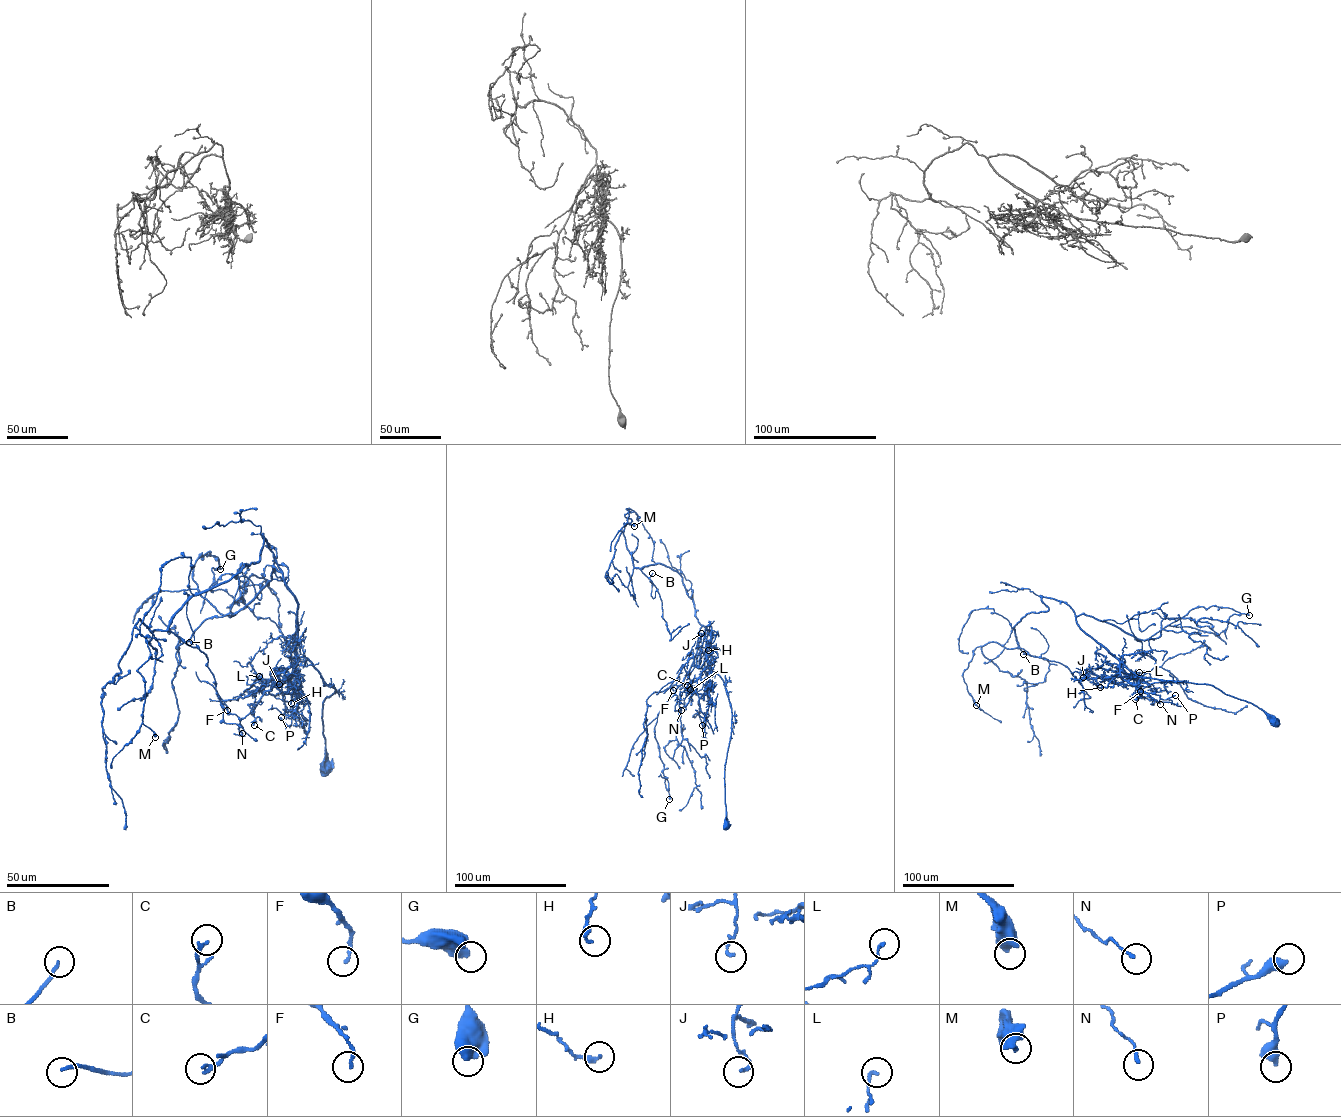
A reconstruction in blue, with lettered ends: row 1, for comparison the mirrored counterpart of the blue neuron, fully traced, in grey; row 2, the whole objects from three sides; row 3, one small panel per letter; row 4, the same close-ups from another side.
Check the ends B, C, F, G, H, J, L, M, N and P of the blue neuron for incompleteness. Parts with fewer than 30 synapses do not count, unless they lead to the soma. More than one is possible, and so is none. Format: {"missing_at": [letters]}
{"missing_at": []}

